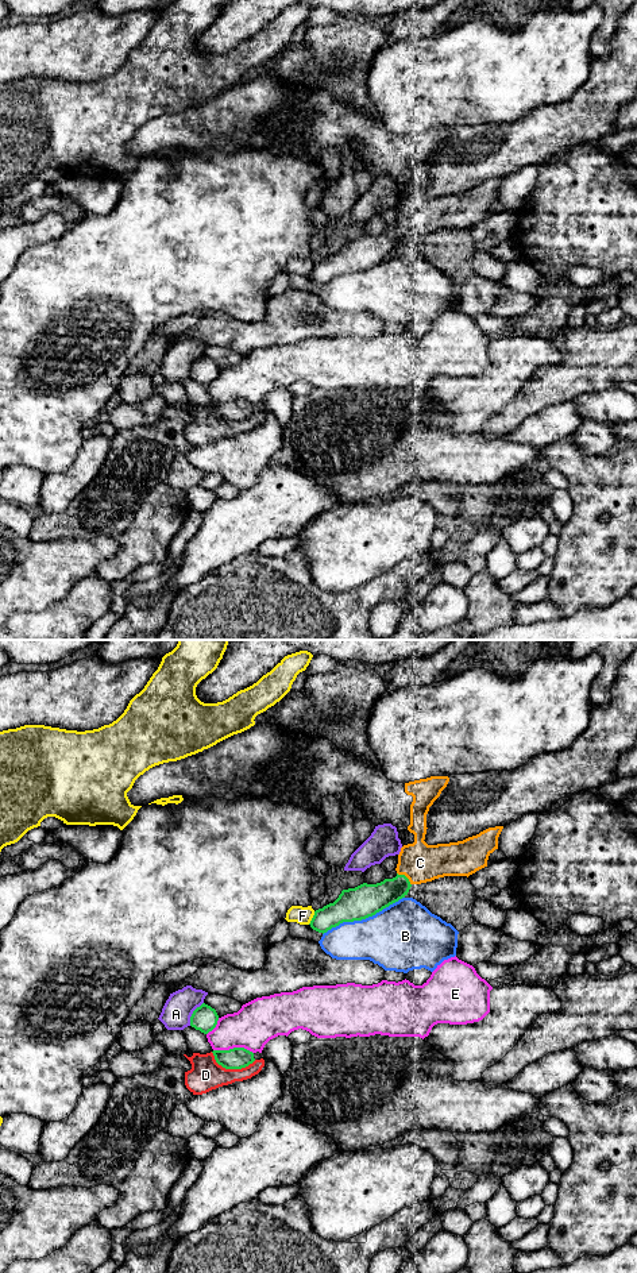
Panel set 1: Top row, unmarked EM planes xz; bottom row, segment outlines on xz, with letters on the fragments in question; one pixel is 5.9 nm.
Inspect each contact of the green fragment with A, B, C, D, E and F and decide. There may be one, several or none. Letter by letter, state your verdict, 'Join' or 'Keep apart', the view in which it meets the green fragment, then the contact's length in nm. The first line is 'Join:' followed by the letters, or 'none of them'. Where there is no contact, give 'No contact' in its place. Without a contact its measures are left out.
Join: C
A: Keep apart. Touches green in xz. Shared border 170 nm
B: Keep apart. Touches green in xz. Shared border 550 nm
C: Join. Touches green in xz. Shared border 120 nm
D: Keep apart. Touches green in xz. Shared border 280 nm
E: Keep apart. Touches green in xz. Shared border 240 nm
F: Keep apart. Touches green in xz. Shared border 90 nm

